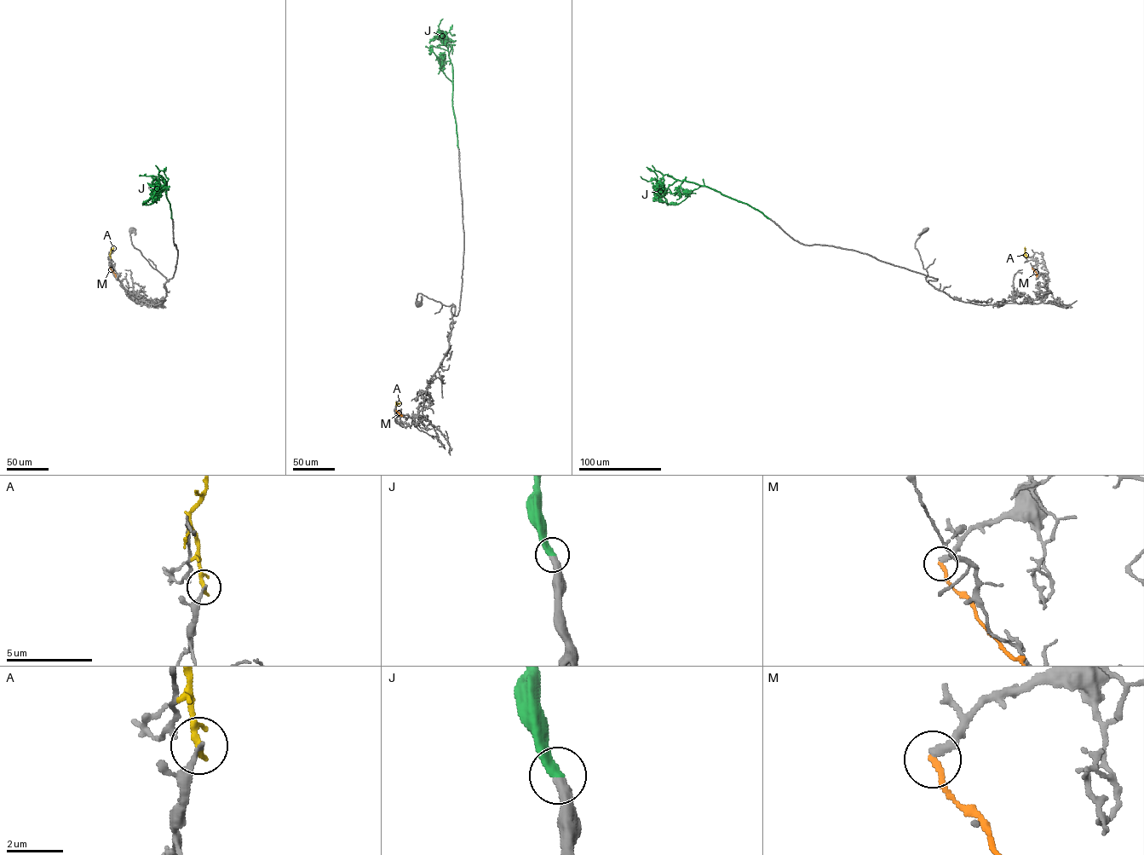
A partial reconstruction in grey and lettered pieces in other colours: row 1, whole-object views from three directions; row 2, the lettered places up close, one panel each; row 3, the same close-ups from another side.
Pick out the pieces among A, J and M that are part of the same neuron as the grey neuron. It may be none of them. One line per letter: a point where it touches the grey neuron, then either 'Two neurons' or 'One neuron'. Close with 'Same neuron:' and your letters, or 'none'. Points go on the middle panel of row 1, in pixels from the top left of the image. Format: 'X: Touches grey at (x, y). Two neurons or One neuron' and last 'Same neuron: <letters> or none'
A: Touches grey at (397, 405). Two neurons
J: Touches grey at (458, 147). One neuron
M: Touches grey at (396, 410). Two neurons
Same neuron: J

